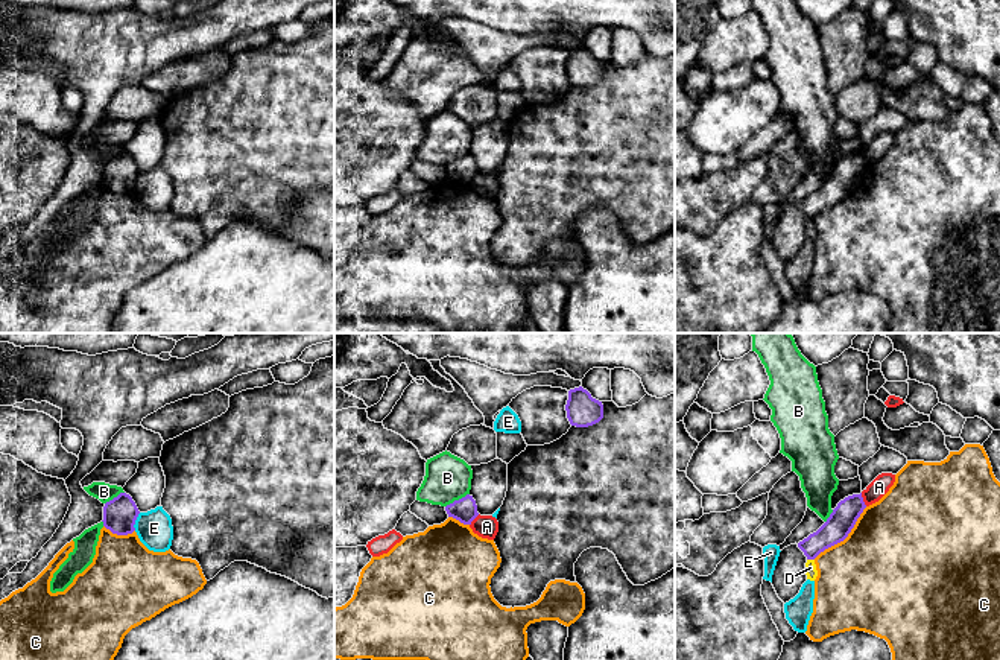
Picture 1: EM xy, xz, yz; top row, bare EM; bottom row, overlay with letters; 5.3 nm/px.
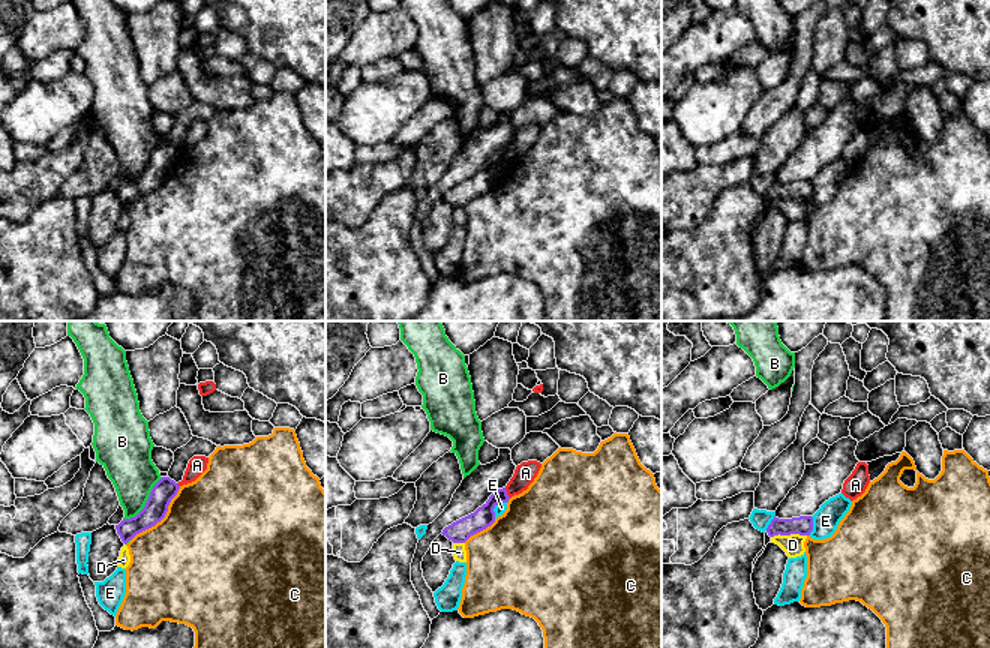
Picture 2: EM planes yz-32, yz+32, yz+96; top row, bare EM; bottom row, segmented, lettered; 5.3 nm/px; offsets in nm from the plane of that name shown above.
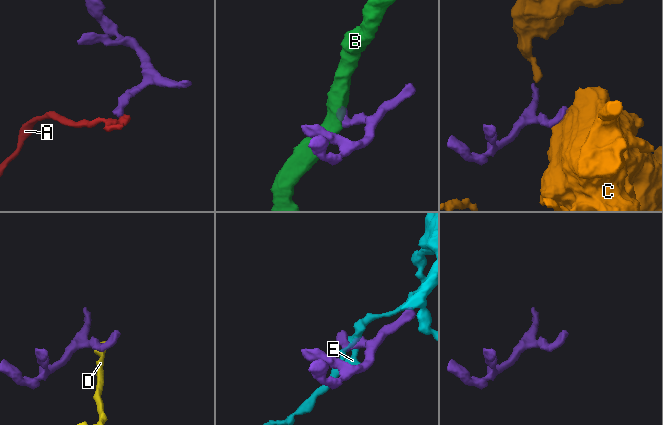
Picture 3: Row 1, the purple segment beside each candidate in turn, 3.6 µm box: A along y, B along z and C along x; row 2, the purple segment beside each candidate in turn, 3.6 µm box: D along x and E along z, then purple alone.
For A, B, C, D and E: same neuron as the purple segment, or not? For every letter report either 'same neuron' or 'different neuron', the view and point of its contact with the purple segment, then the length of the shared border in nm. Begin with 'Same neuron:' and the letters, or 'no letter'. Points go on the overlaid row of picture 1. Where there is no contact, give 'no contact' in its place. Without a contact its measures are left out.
Same neuron: no letter
A: different neuron; meets purple in yz at (862, 499); contact 80 nm long
B: different neuron; meets purple in xz at (456, 501); contact 150 nm long
C: different neuron; meets purple in yz at (844, 539); contact 400 nm long
D: different neuron; meets purple in yz at (810, 558); contact 40 nm long
E: different neuron; meets purple in xy at (134, 522); contact 100 nm long

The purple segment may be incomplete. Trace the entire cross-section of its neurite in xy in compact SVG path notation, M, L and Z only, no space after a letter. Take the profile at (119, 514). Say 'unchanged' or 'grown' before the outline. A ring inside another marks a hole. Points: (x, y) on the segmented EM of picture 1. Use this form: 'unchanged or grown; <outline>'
unchanged; M120 493L103 506L103 526L117 535L128 535L135 531L134 525L140 511L126 493Z

